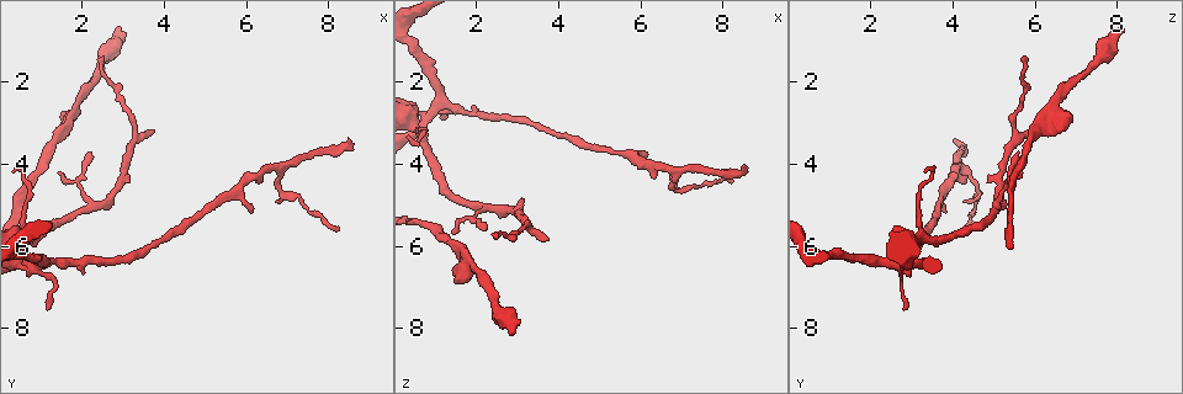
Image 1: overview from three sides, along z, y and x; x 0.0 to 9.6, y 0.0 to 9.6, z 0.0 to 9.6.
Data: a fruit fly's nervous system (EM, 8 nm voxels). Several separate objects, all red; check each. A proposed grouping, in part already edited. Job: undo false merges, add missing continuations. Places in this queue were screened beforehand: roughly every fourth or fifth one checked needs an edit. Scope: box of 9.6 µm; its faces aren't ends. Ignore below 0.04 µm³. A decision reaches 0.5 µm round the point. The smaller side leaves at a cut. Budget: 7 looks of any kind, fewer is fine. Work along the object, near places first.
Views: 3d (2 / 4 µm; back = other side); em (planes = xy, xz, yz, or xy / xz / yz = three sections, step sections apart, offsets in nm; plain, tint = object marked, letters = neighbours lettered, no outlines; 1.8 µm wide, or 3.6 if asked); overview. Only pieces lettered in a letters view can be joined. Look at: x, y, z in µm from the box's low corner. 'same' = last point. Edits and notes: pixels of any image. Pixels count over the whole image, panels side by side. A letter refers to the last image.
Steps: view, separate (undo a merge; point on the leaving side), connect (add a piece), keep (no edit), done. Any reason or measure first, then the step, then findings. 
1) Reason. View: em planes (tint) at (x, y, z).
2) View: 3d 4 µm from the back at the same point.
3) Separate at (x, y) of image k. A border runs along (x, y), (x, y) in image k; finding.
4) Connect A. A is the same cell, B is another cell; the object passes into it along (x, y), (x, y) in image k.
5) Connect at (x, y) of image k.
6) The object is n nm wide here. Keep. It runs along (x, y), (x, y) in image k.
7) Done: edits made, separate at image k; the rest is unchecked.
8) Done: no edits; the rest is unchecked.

Branch stops here. View: em yz step 4 (letters) at (3.75, 3.10, 5.80).

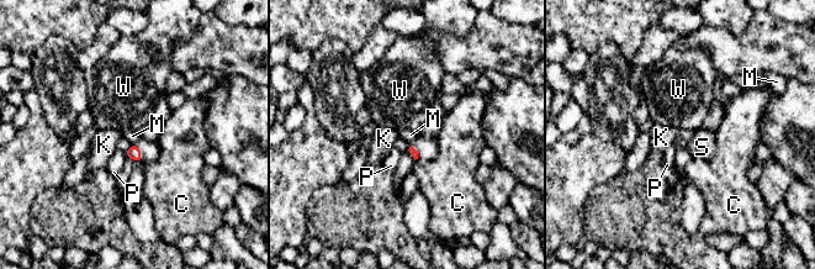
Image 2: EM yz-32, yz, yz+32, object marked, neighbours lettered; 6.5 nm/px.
Another direction. View: em planes (letters) at the same point.

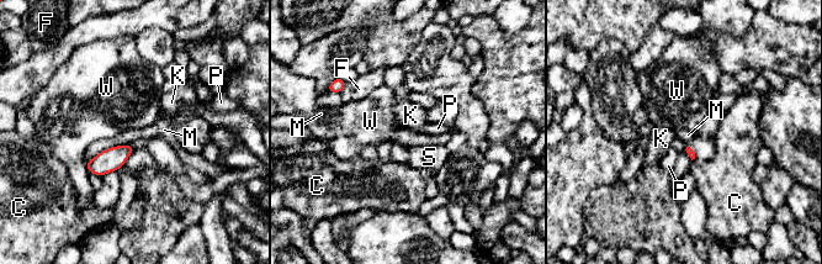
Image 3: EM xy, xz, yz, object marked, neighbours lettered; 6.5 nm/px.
Connect S. S is the same cell, C, F, K, M, P and W are other cells; the object passes into it along (688, 149), (693, 151), (704, 147) in image 3; the cell continues.

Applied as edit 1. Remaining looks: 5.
View: em xz step 8 (letters) at (1.40, 3.15, 6.65).

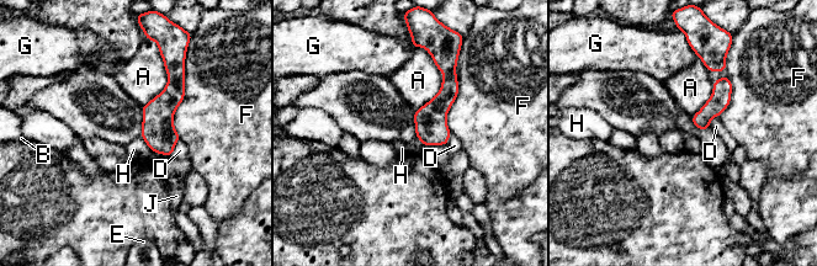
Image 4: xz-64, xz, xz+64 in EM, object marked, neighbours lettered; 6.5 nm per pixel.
Keep. A, B, D, E, F, G, H and J are other cells; a border runs along (141, 136), (153, 152) in image 4; no lettered piece goes on from it.

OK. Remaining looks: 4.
An open end. View: 3d 4 µm from the back at (2.55, 1.40, 5.75).

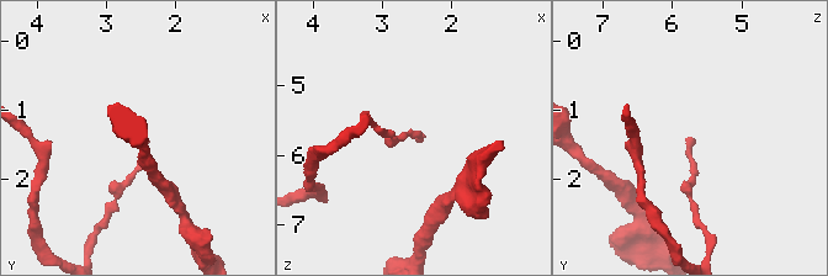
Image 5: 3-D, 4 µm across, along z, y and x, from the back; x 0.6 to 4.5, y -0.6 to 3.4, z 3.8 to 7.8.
View: em 3.6 µm xz step 8 (tint) at (2.55, 1.35, 5.75).

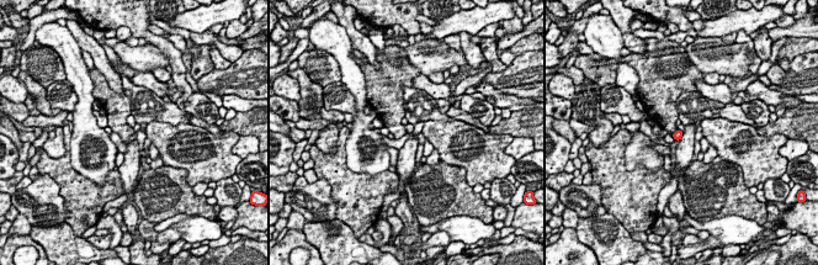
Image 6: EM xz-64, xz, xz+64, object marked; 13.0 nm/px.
Another direction. View: em 3.6 µm yz step 16 (letters) at the same point.

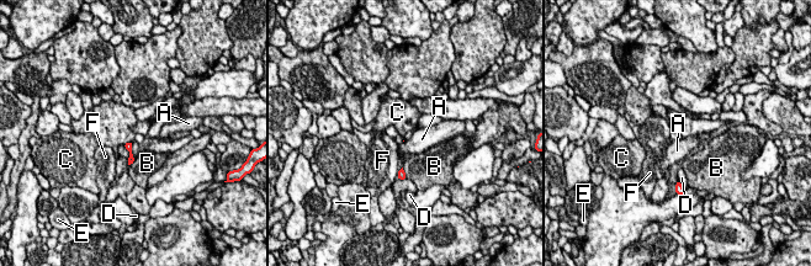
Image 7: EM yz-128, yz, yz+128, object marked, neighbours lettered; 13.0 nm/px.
The longest contact is with E, 220 nm. Keep. A, B, C, D, E and F are other cells; a border runs along (131, 141), (123, 144) in image 7; none of them fits.

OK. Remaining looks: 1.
Done: edits made, connect at image 3; the rest is unchecked.

